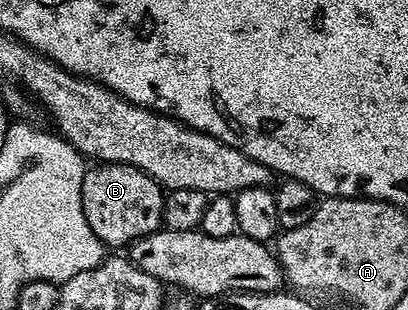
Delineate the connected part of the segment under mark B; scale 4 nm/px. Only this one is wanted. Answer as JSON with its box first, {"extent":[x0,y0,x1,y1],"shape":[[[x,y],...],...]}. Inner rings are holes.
{"extent":[82,163,165,248],"shape":[[[100,163],[85,170],[82,181],[82,209],[90,229],[109,248],[127,248],[143,235],[159,231],[164,222],[165,188],[128,163]]]}

